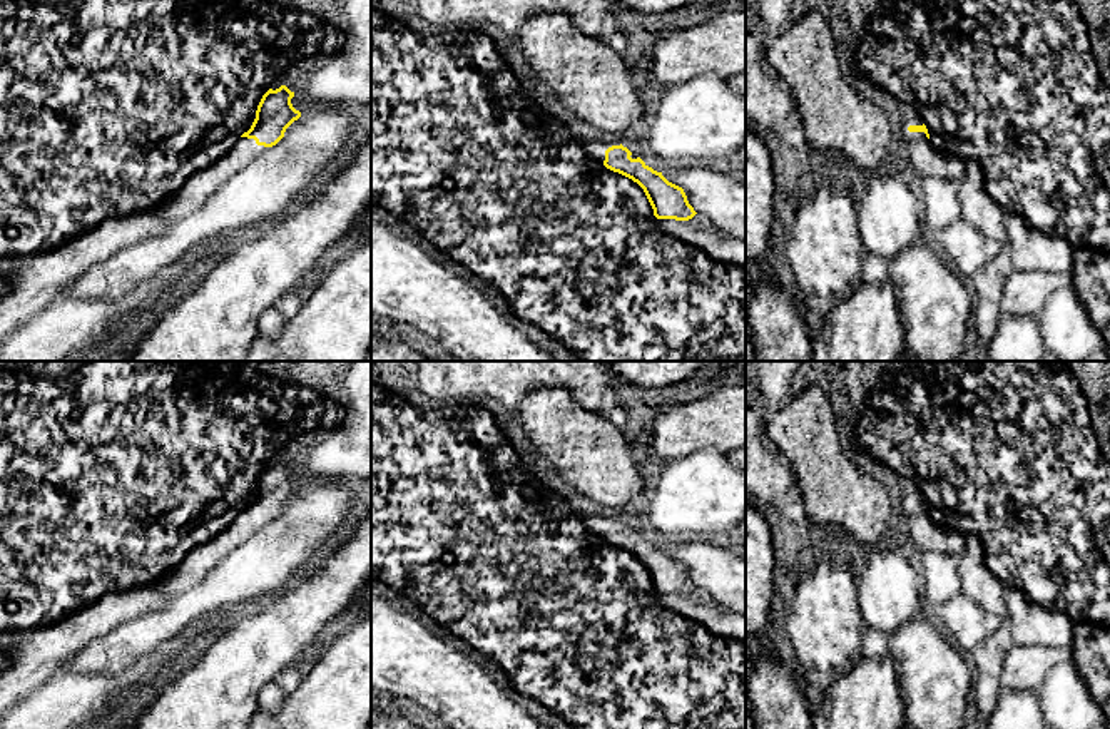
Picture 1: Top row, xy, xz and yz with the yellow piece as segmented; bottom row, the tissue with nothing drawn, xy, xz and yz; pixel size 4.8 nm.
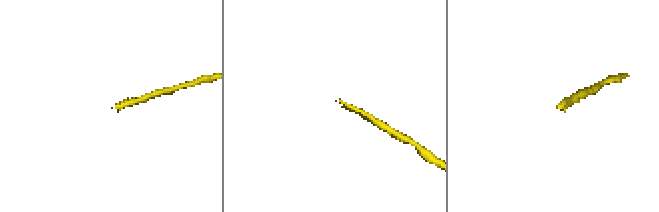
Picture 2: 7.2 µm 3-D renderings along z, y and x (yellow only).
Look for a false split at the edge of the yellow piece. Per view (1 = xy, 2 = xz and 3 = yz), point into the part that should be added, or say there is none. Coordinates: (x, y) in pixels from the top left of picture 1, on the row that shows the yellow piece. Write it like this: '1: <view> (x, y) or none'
1: xy (194, 193)
2: xz (595, 149)
3: yz (926, 159)

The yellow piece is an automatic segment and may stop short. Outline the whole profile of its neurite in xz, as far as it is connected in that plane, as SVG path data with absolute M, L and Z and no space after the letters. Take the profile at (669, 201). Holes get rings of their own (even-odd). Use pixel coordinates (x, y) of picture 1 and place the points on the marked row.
M592 140L582 142L582 145L592 159L637 182L644 189L657 219L689 221L697 214L682 187L669 182L662 172L649 167L622 144Z

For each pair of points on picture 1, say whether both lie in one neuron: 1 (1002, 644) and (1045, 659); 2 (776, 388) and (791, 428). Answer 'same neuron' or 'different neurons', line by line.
1: different neurons
2: different neurons

